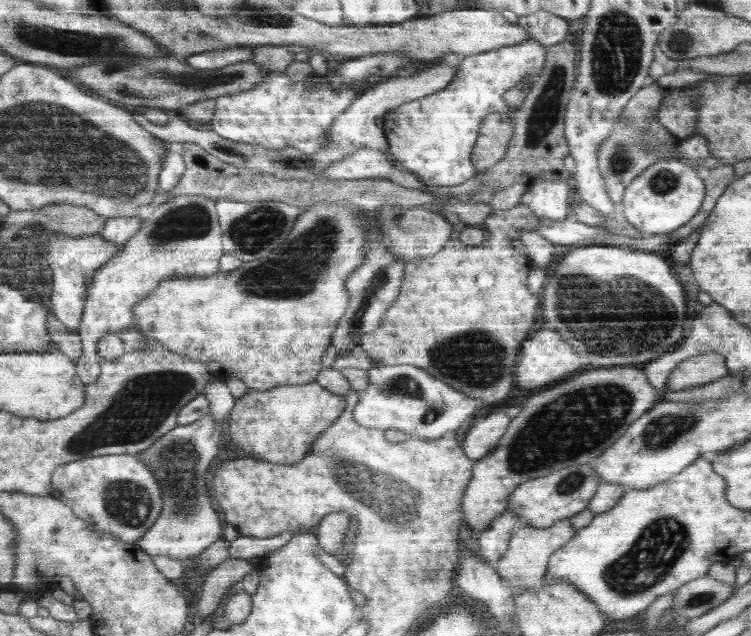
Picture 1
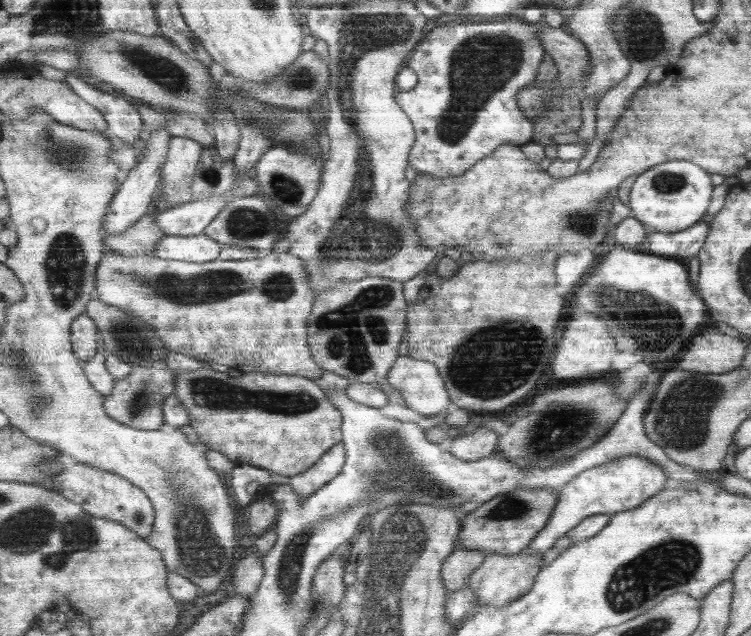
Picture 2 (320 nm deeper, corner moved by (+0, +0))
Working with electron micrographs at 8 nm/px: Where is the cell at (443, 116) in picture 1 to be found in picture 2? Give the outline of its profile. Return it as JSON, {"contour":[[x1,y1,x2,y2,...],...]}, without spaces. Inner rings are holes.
{"contour":[[501,17,488,20,462,22,461,24,452,24,452,26,432,26,425,33,424,40,416,46,412,53,412,58,408,61,407,67,412,68,418,78,417,84,410,90,401,90,396,94,396,99,403,110,408,113,408,118,415,123,416,144,411,149,411,163,417,172,431,174,435,177,459,177,467,172,474,165,482,161,483,158,490,156,499,148,500,145,507,142,514,142,516,145,523,146,532,142,535,132,535,123,526,117,526,113,520,107,520,94,524,88,532,84,538,77,539,66,542,64,543,57,546,56,543,42,539,39,540,26,537,24,526,24,521,20,503,20]]}

